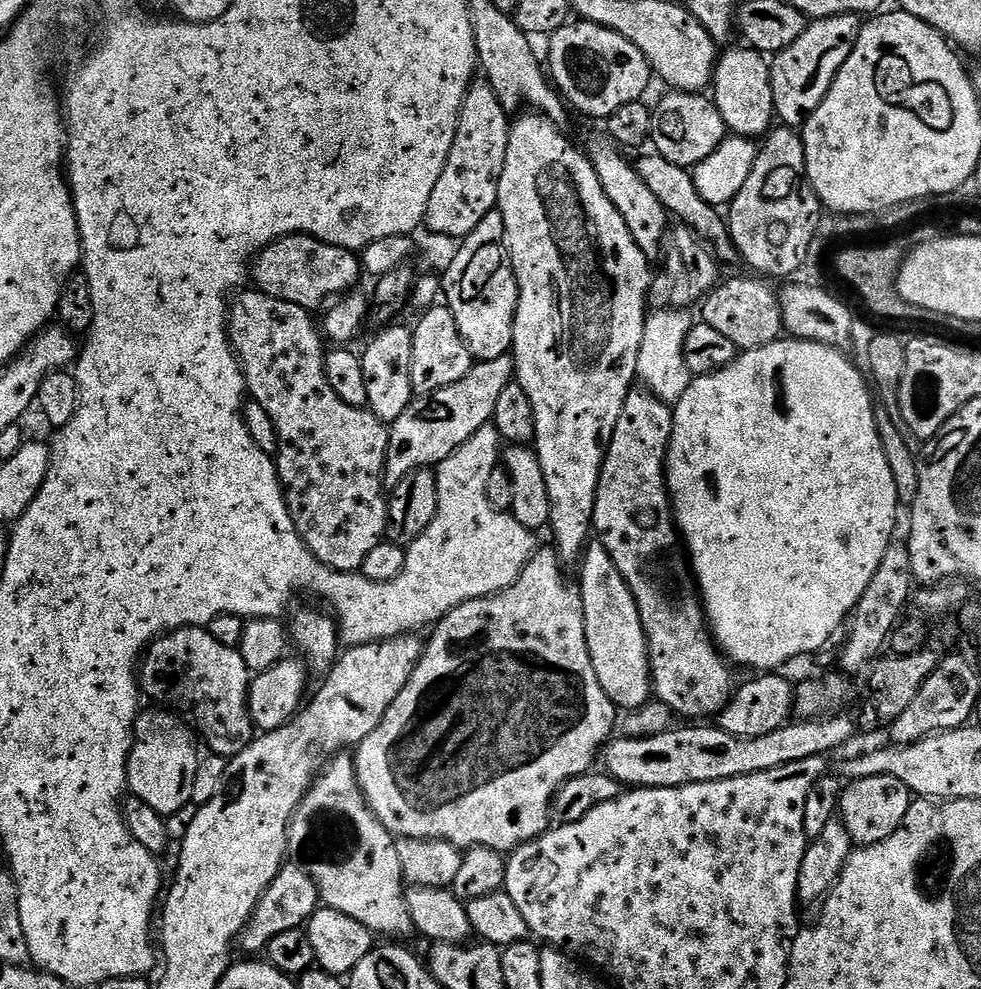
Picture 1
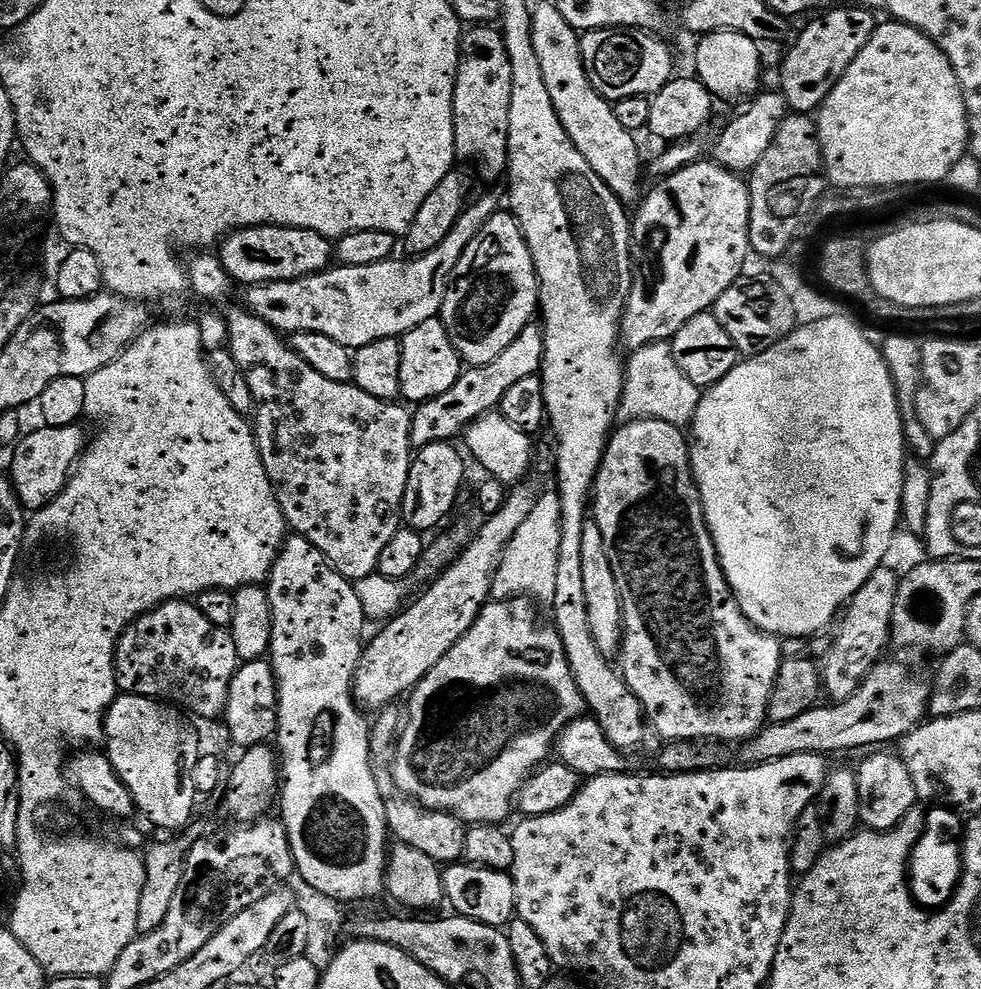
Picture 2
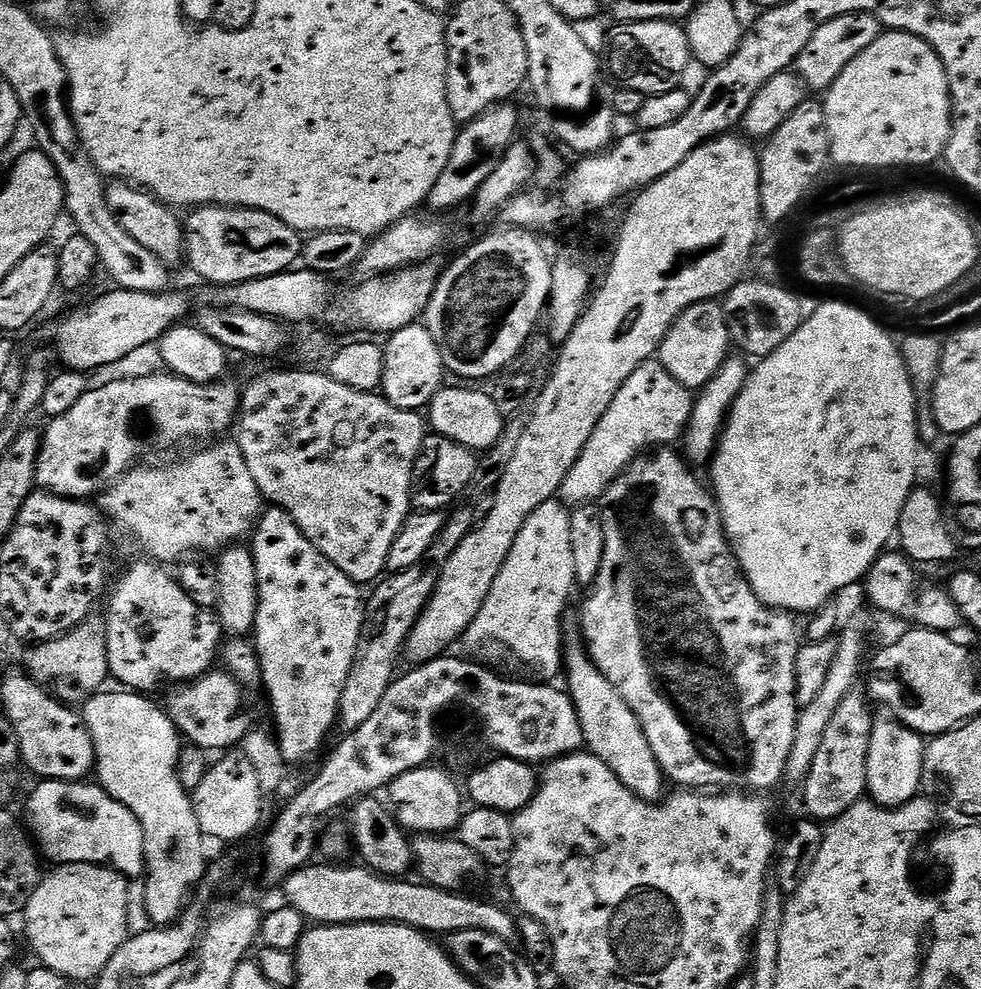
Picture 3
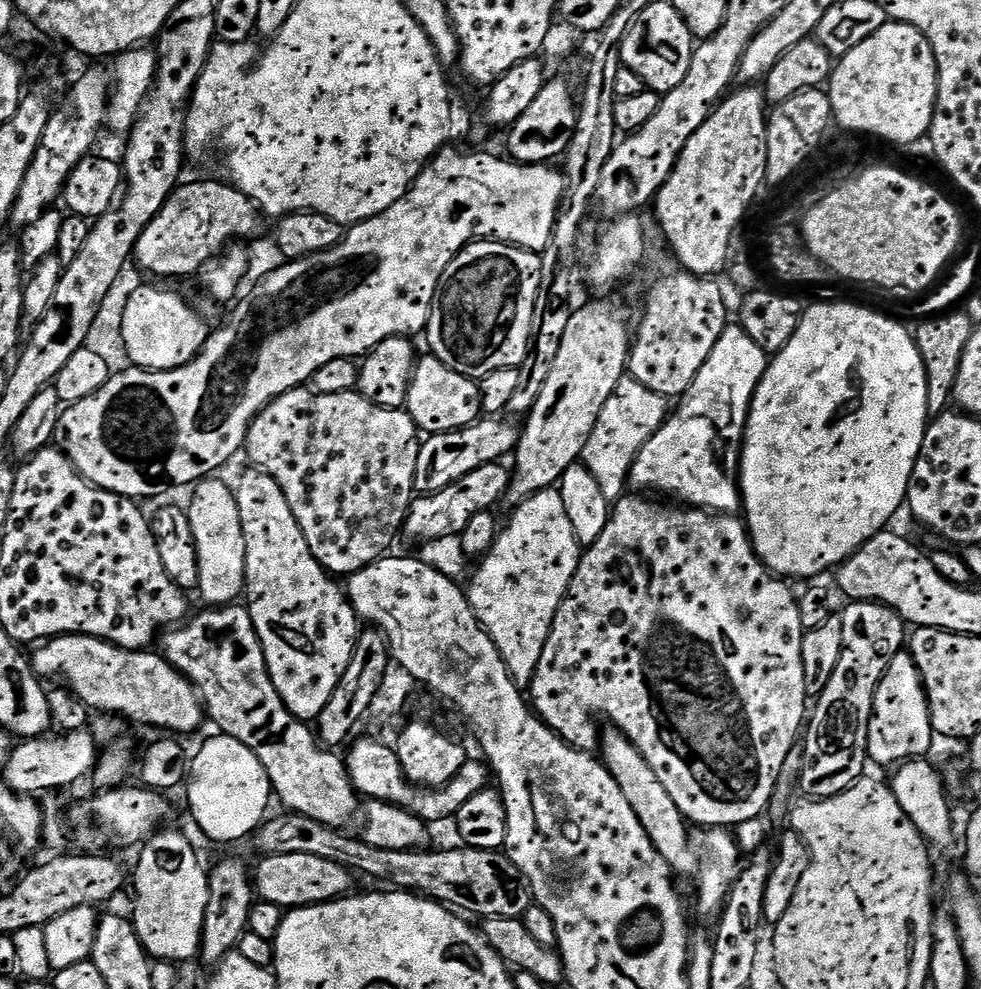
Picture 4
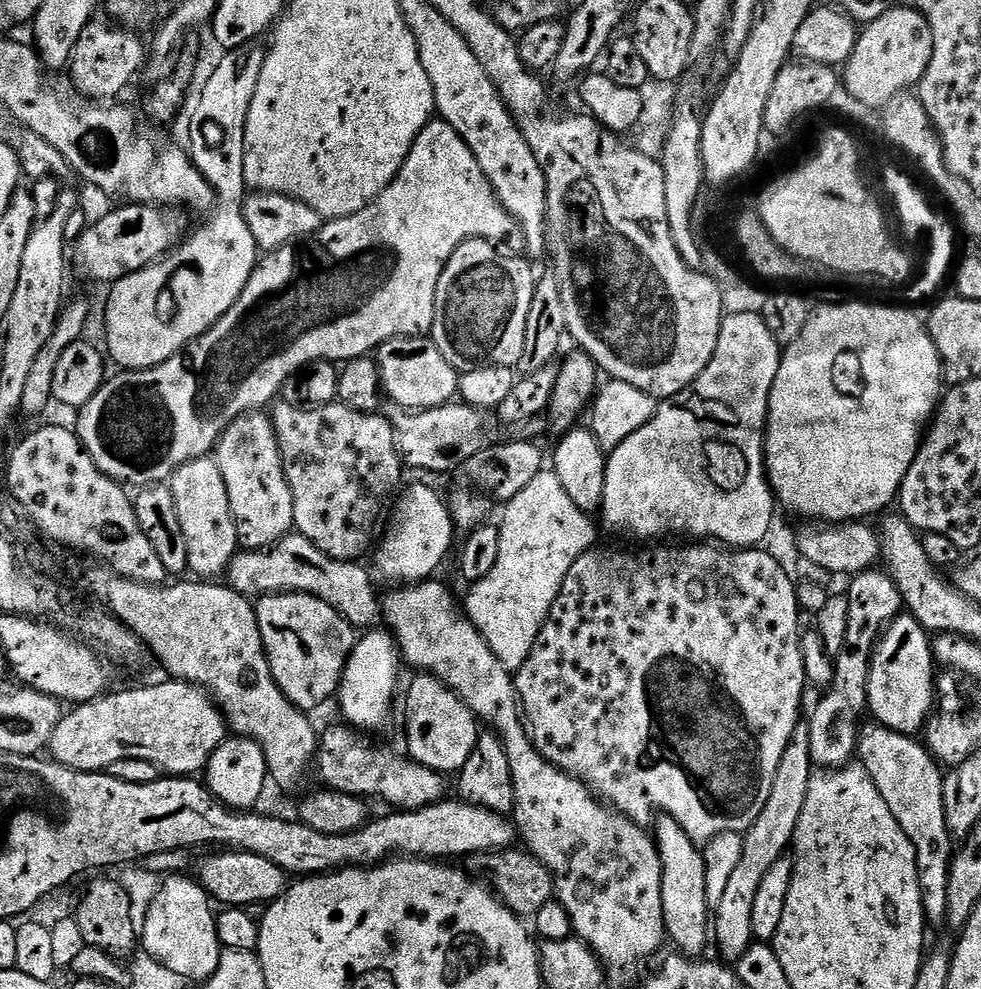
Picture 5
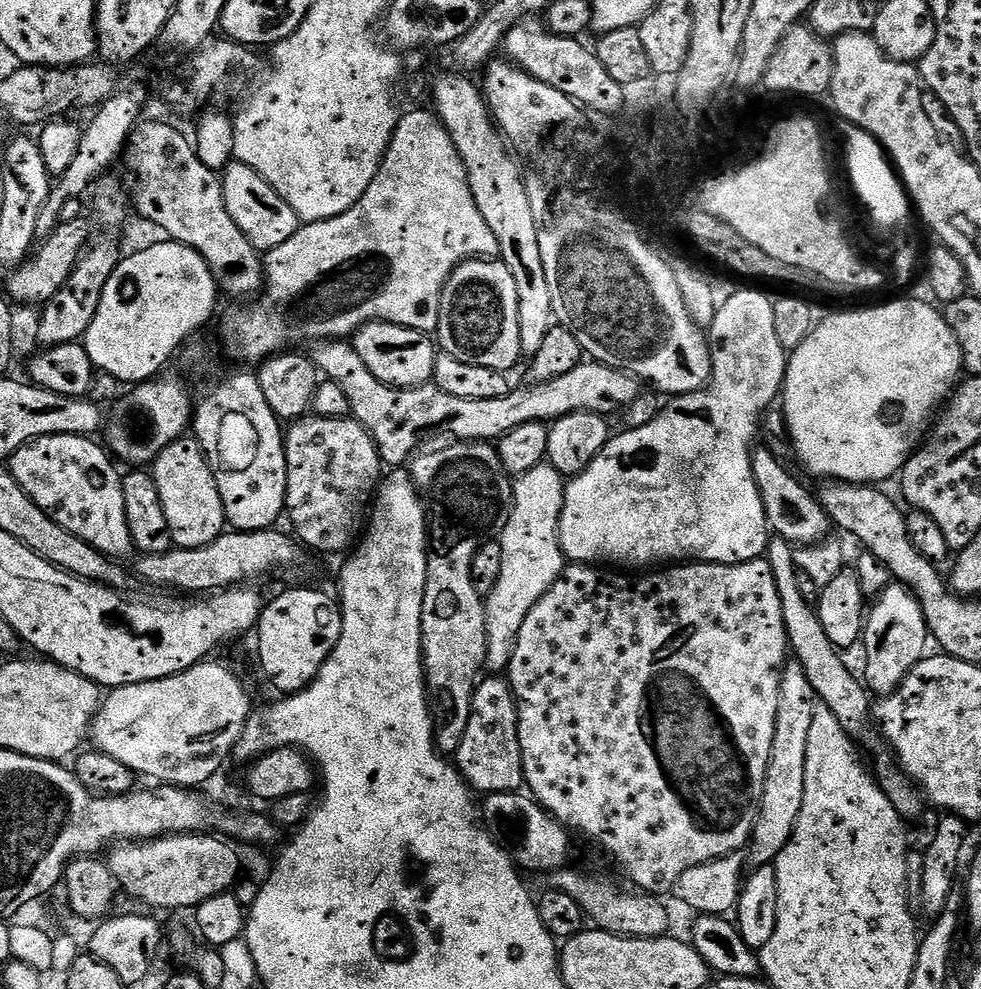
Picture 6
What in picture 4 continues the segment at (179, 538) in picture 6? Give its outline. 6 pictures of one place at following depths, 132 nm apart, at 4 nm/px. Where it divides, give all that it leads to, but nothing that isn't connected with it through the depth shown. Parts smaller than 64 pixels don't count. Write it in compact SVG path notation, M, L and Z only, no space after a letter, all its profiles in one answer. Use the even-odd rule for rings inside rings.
M205 478L191 489L192 501L186 504L186 511L190 518L190 530L194 530L194 546L198 550L198 595L205 600L208 606L232 606L237 603L236 600L245 595L246 592L246 538L242 534L242 518L238 514L238 502L236 501L235 491L231 487L227 488L220 478Z

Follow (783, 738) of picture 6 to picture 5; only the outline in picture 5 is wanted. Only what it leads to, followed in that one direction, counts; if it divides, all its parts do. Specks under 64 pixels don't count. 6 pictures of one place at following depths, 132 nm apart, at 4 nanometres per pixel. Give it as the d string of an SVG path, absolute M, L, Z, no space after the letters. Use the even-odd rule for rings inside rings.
M800 726L786 746L782 762L778 762L778 774L774 778L774 787L770 789L770 798L766 798L762 814L758 814L754 826L744 836L745 850L742 851L742 858L723 891L722 900L714 907L714 944L720 947L721 961L740 960L754 942L754 902L758 899L762 878L766 875L766 870L770 870L770 866L774 866L774 862L778 862L778 858L785 856L793 847L798 818L802 818L802 806L806 806L806 790L810 790L813 775L810 734L807 727Z

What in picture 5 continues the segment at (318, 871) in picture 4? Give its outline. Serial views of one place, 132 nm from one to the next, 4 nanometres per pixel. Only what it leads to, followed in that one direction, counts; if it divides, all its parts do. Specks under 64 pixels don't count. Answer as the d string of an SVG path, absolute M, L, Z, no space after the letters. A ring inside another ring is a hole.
M222 850L218 856L210 856L200 864L198 883L217 905L248 908L249 905L267 905L283 896L290 884L289 873L278 867L270 858L262 858L253 852Z

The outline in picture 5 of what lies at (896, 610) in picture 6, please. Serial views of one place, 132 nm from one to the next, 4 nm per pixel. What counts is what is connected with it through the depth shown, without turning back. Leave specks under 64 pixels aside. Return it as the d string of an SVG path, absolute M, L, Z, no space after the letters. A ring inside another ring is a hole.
M912 615L897 616L885 628L872 654L867 707L870 716L872 712L871 719L898 734L915 737L923 733L938 700L935 686L937 675L929 632Z

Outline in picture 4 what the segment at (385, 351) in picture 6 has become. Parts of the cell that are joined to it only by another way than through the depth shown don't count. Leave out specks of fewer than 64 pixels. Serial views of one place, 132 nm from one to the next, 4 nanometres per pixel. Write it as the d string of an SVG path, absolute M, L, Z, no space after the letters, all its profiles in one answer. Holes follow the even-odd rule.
M421 355L412 371L412 381L408 391L406 410L421 433L449 432L475 424L482 416L480 385L473 377L450 370L436 356Z

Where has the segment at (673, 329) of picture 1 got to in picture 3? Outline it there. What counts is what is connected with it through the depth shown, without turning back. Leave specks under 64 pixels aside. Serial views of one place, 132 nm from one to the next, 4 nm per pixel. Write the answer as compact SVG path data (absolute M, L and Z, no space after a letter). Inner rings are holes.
M657 359L643 363L618 390L609 410L583 447L578 462L563 479L558 493L561 503L573 508L599 501L605 489L640 453L677 443L688 427L694 404L693 391L682 386Z

